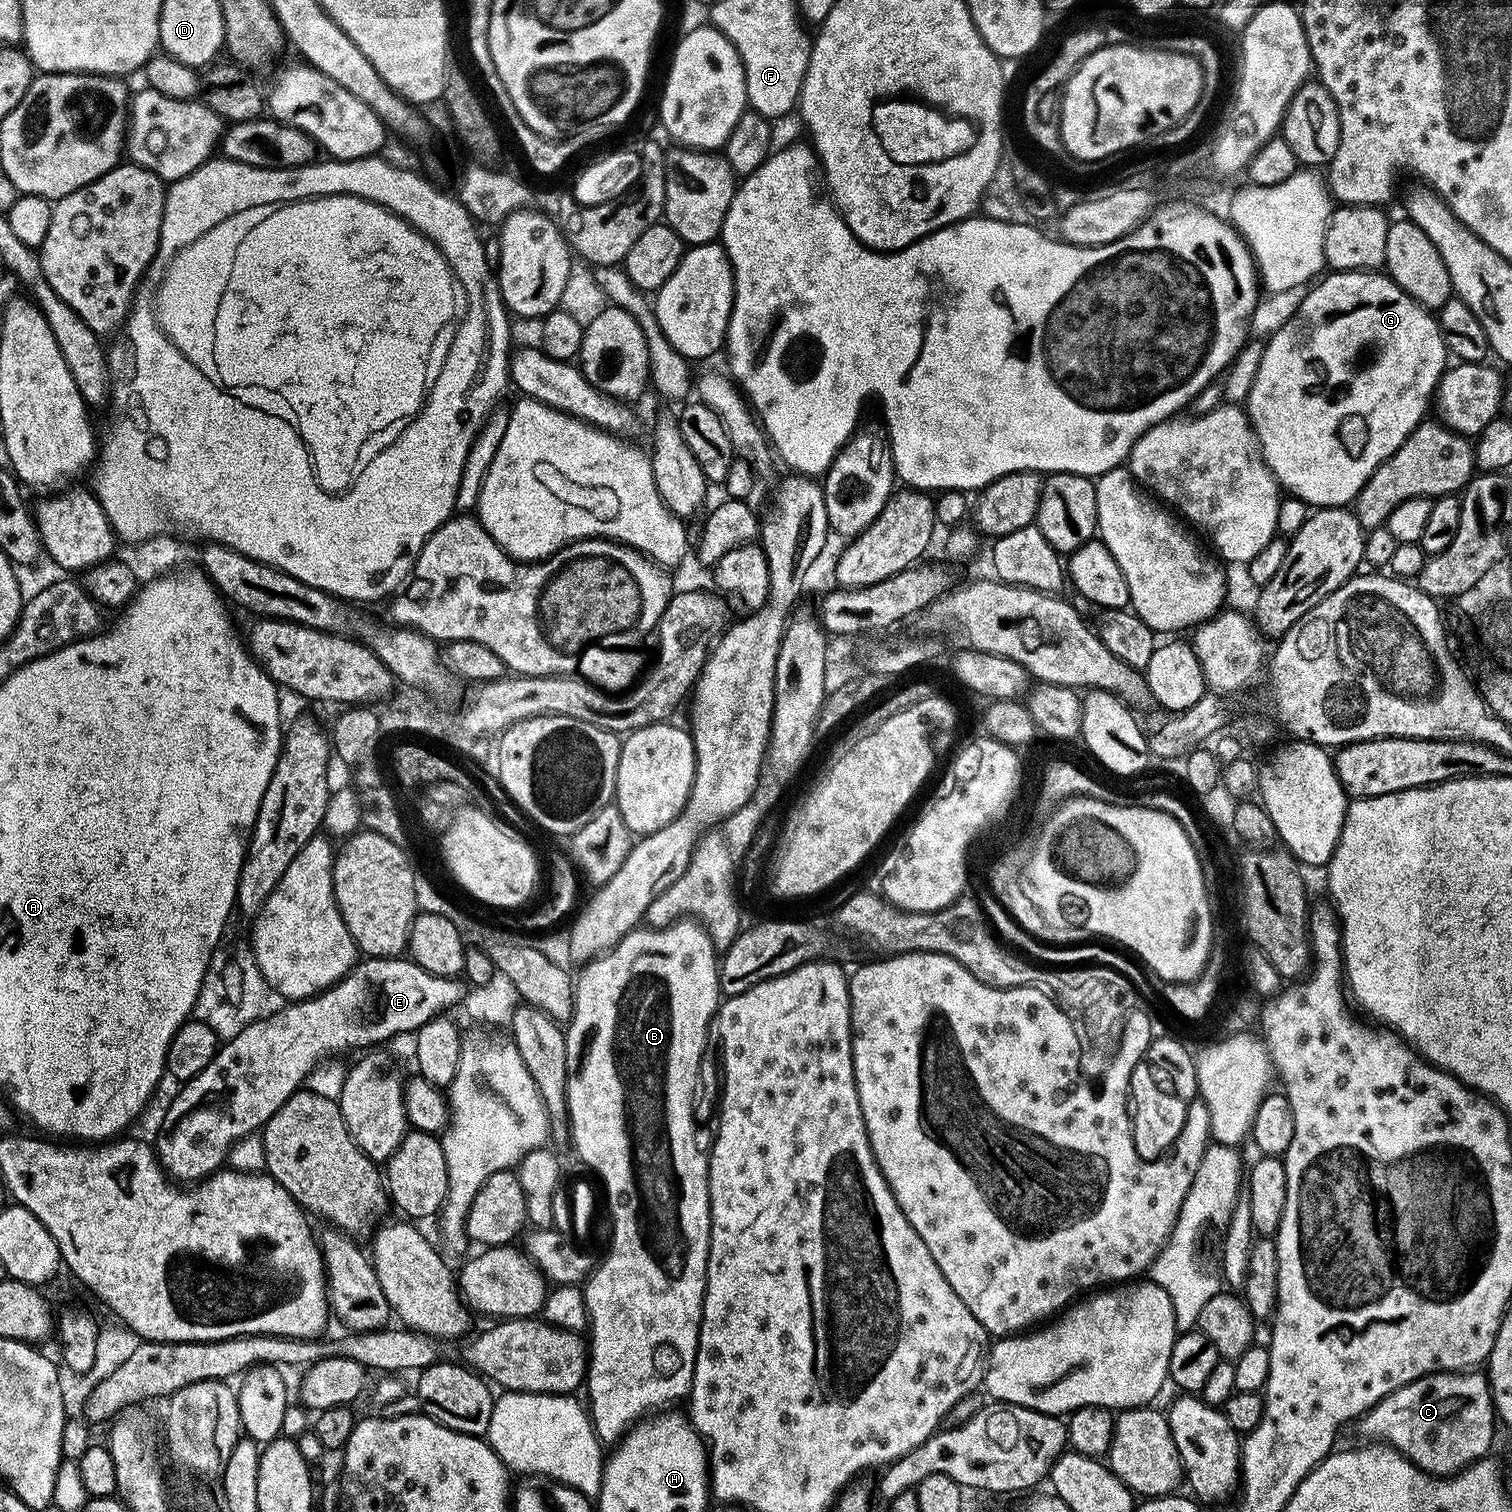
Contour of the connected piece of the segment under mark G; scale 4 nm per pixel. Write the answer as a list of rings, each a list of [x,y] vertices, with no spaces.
[[[1379,271],[1374,272],[1332,272],[1328,274],[1321,284],[1319,282],[1313,283],[1309,287],[1305,300],[1297,308],[1297,312],[1290,318],[1288,322],[1281,329],[1278,329],[1271,337],[1266,340],[1264,346],[1264,353],[1262,354],[1262,366],[1258,366],[1258,375],[1254,378],[1254,385],[1251,386],[1251,392],[1248,395],[1244,403],[1245,411],[1248,414],[1248,420],[1252,424],[1252,428],[1255,430],[1256,440],[1259,441],[1261,452],[1265,462],[1267,462],[1268,469],[1275,475],[1275,478],[1280,483],[1281,489],[1285,493],[1293,492],[1300,500],[1305,500],[1308,504],[1316,504],[1317,509],[1321,508],[1342,508],[1351,505],[1355,501],[1357,494],[1362,490],[1362,486],[1370,478],[1370,474],[1374,474],[1374,470],[1378,470],[1378,466],[1386,458],[1390,458],[1390,454],[1394,454],[1394,450],[1398,450],[1398,446],[1402,446],[1404,439],[1413,432],[1417,426],[1420,425],[1420,421],[1425,419],[1427,410],[1429,411],[1430,405],[1434,400],[1434,393],[1439,386],[1440,376],[1443,375],[1446,369],[1446,365],[1449,363],[1450,357],[1448,354],[1448,347],[1444,345],[1444,339],[1440,333],[1439,319],[1429,309],[1423,308],[1418,302],[1414,302],[1414,298],[1410,298],[1408,294],[1402,291],[1397,284],[1395,284],[1389,276],[1381,274]]]

